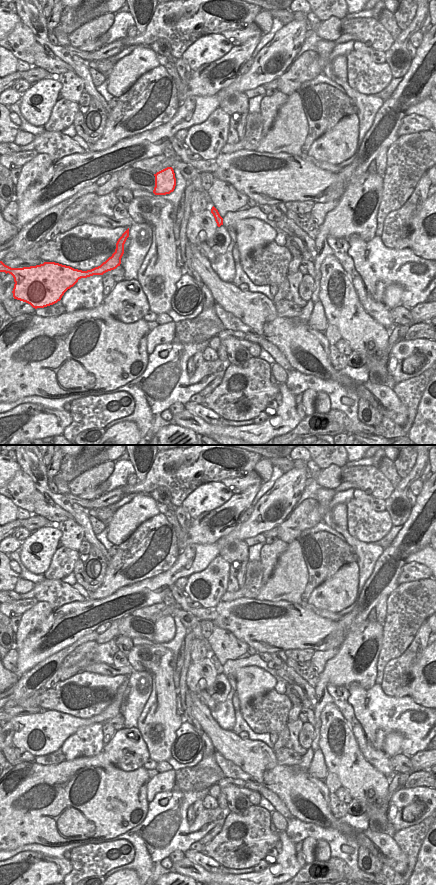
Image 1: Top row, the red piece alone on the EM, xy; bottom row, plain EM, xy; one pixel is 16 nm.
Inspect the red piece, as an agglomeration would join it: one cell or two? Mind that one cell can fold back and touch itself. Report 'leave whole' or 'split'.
split

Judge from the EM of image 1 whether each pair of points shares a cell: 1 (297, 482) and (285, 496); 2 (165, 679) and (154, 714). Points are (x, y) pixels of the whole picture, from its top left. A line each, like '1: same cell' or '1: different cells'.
1: same cell
2: same cell

